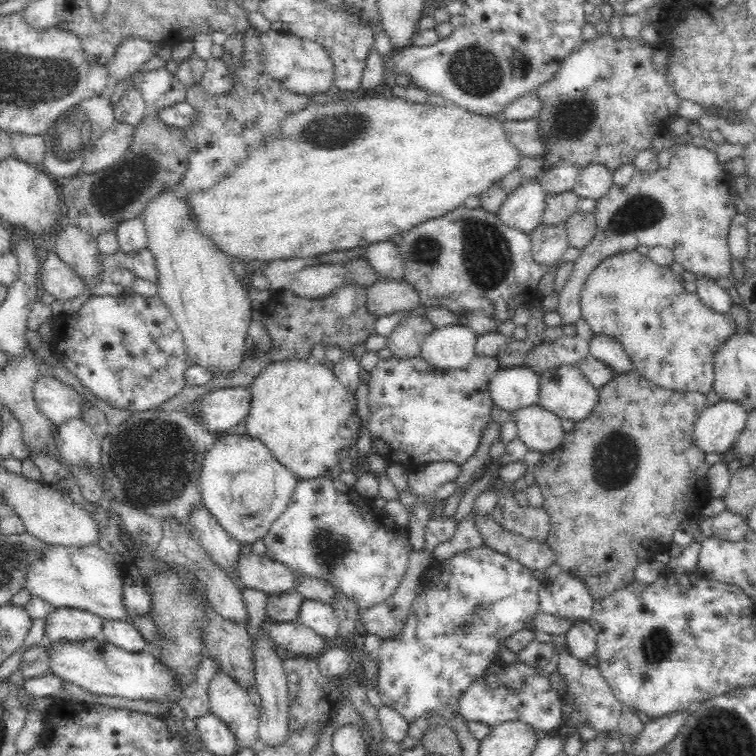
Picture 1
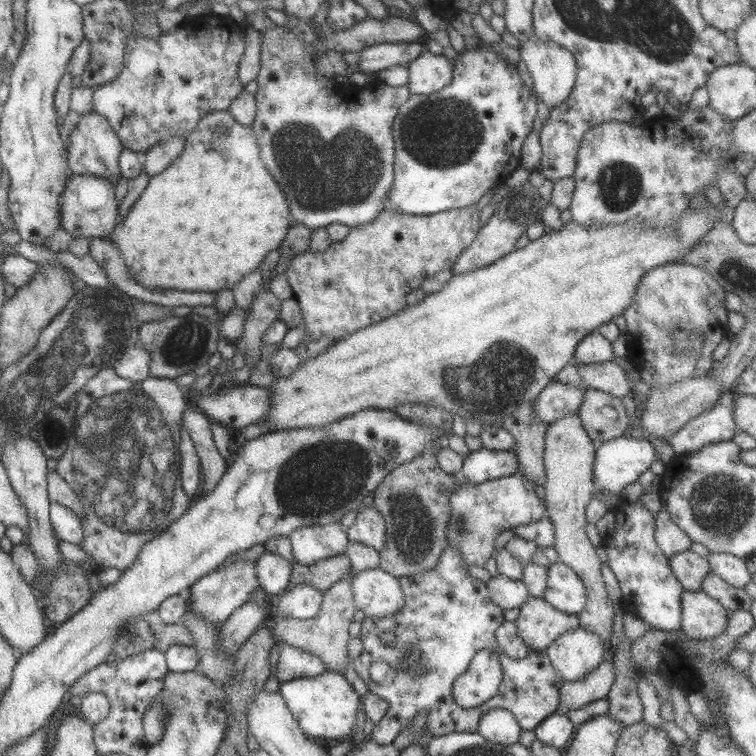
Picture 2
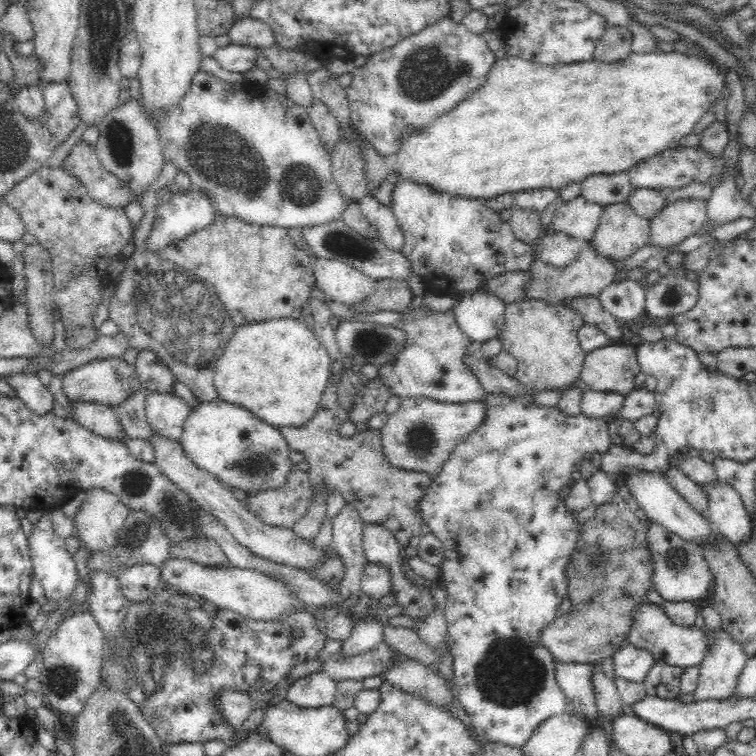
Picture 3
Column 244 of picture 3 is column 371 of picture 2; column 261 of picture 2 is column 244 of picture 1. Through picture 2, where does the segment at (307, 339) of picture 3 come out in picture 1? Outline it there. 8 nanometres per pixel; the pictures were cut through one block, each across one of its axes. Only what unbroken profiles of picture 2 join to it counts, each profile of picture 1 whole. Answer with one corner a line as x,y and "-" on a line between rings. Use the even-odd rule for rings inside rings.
307,359
276,361
267,365
248,389
252,400
244,423
250,438
261,440
298,480
340,476
338,450
355,444
361,425
354,394
338,381
333,370

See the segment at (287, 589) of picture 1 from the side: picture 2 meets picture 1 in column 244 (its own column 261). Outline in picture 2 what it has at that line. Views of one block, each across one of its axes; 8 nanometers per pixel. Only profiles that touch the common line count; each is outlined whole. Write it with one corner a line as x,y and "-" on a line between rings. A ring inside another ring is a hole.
265,551
256,561
256,573
262,590
274,599
288,587
292,576
292,562

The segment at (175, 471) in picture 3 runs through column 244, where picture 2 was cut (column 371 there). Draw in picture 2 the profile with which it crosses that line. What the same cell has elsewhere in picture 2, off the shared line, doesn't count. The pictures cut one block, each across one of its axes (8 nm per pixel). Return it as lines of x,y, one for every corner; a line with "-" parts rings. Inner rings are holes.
370,507
358,508
356,520
347,530
349,541
375,548
379,553
387,543
387,528
382,514

